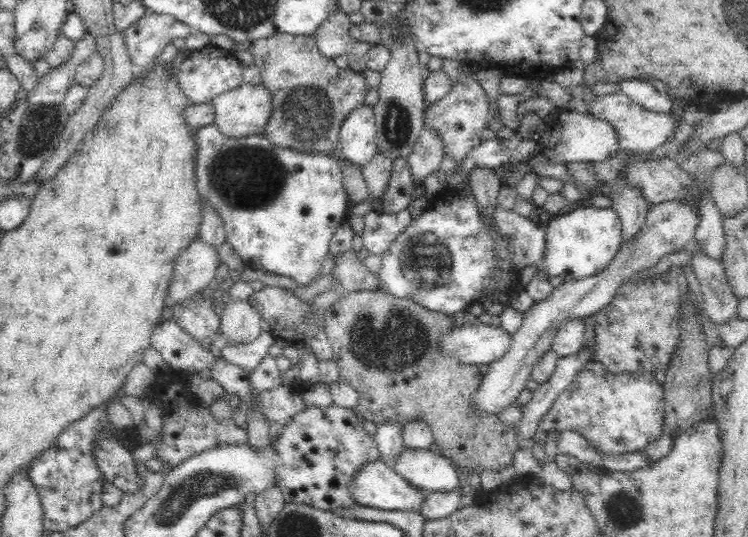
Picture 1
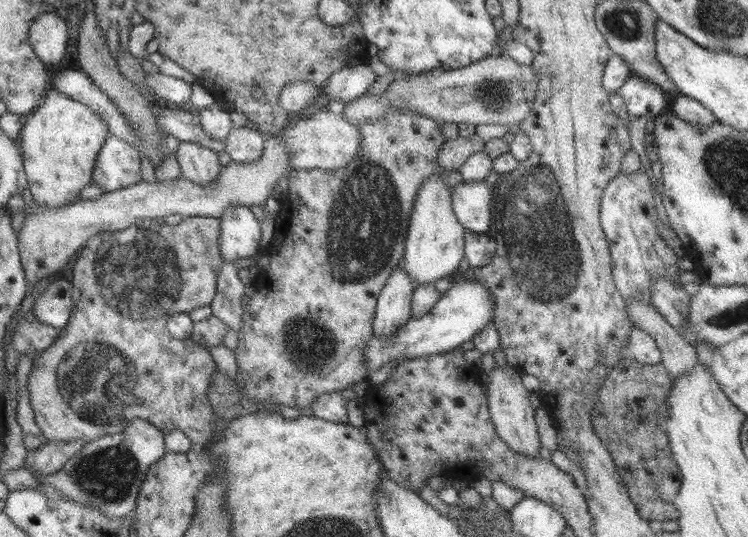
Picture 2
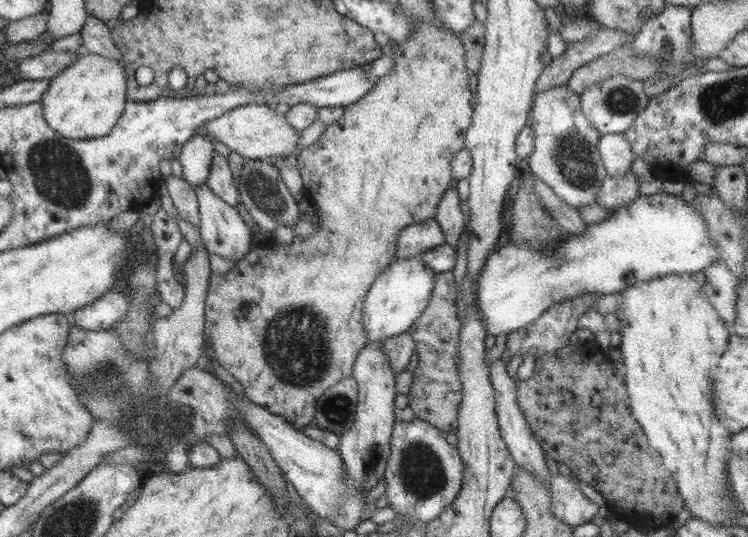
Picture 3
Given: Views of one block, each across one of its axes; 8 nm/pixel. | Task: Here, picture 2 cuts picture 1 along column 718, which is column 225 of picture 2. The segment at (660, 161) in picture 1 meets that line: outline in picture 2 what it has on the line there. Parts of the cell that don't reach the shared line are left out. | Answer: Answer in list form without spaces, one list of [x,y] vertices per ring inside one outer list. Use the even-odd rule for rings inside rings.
[[[228,206],[220,216],[218,247],[225,262],[233,263],[237,258],[254,258],[260,246],[260,222],[253,216],[250,207]]]

